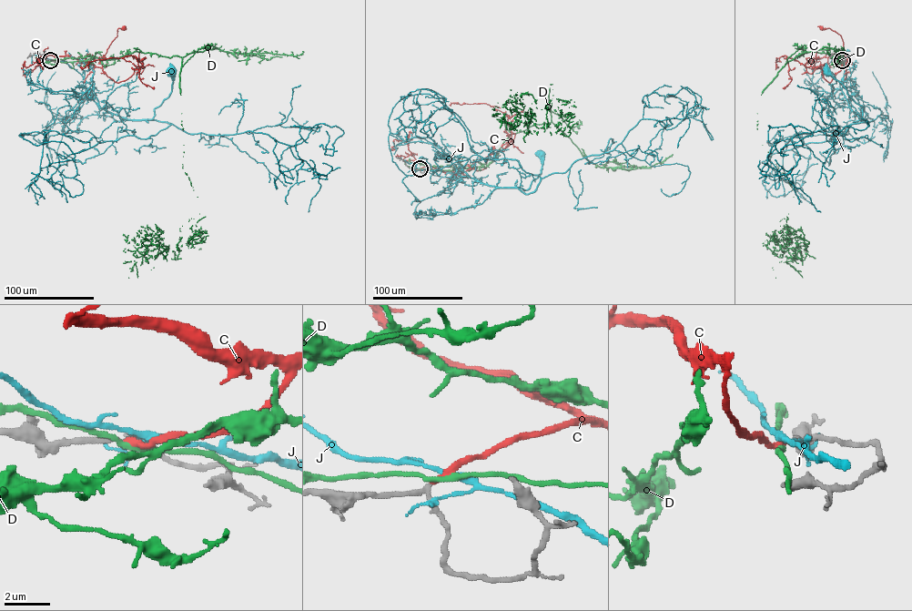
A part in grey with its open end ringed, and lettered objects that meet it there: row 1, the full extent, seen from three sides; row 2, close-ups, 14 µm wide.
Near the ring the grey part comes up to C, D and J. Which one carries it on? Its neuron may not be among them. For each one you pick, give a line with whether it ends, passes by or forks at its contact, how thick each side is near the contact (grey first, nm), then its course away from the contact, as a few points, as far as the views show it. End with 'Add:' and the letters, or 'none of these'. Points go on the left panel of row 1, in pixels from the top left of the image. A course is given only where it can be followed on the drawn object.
C: it ends; calibres 200 and 260 nm; course (51, 60), (67, 56), (102, 67), (101, 61), (116, 36), (117, 29), (123, 28)
Add: C

